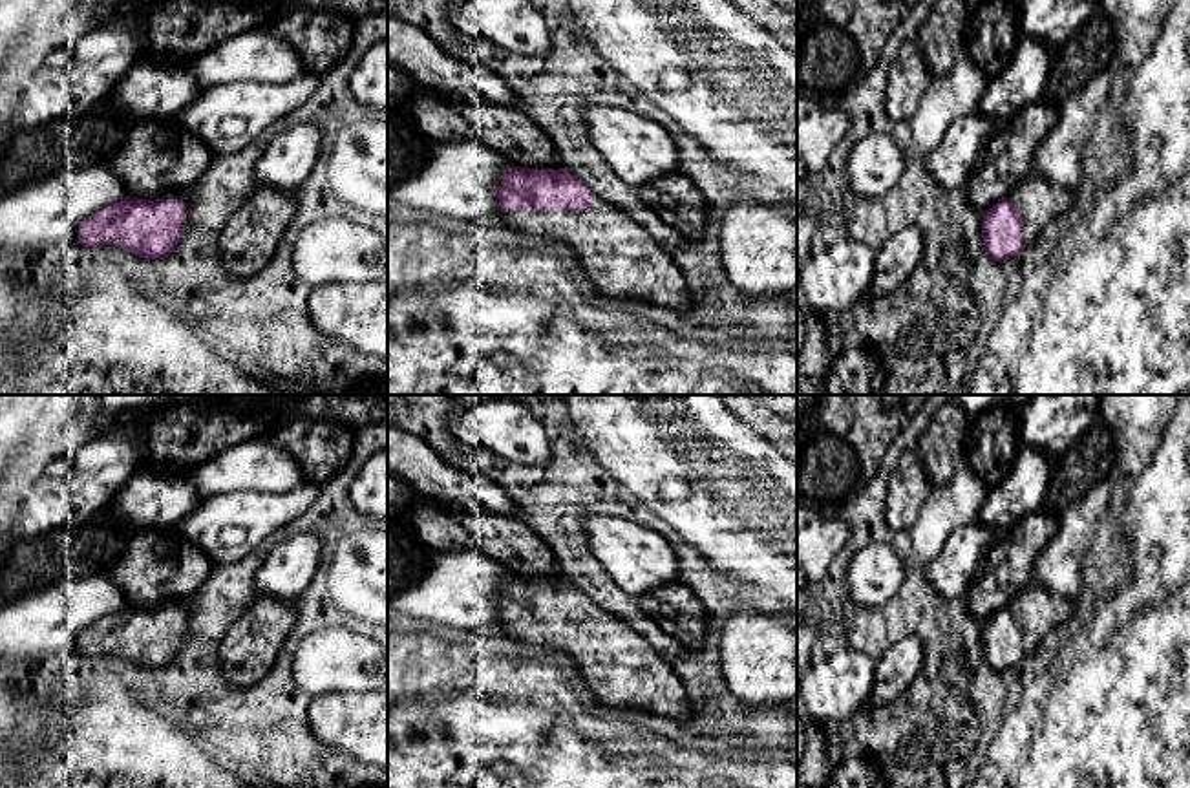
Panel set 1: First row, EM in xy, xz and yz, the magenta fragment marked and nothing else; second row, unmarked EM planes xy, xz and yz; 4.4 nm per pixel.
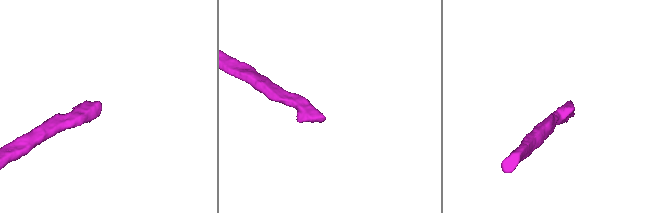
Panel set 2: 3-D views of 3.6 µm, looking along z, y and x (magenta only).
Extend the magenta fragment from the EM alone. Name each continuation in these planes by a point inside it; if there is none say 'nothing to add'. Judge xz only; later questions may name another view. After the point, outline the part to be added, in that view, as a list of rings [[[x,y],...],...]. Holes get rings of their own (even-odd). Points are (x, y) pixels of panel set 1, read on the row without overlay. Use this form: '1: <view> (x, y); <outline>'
1: xz (622, 670); [[[596,607],[581,620],[501,623],[505,634],[565,656],[605,708],[651,713],[665,729],[696,729],[693,704],[671,664],[623,620]]]

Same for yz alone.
1: yz (1041, 611); [[[1036,585],[1024,587],[1007,609],[1022,622],[1025,658],[1035,658],[1055,629],[1075,623],[1075,600]]]

